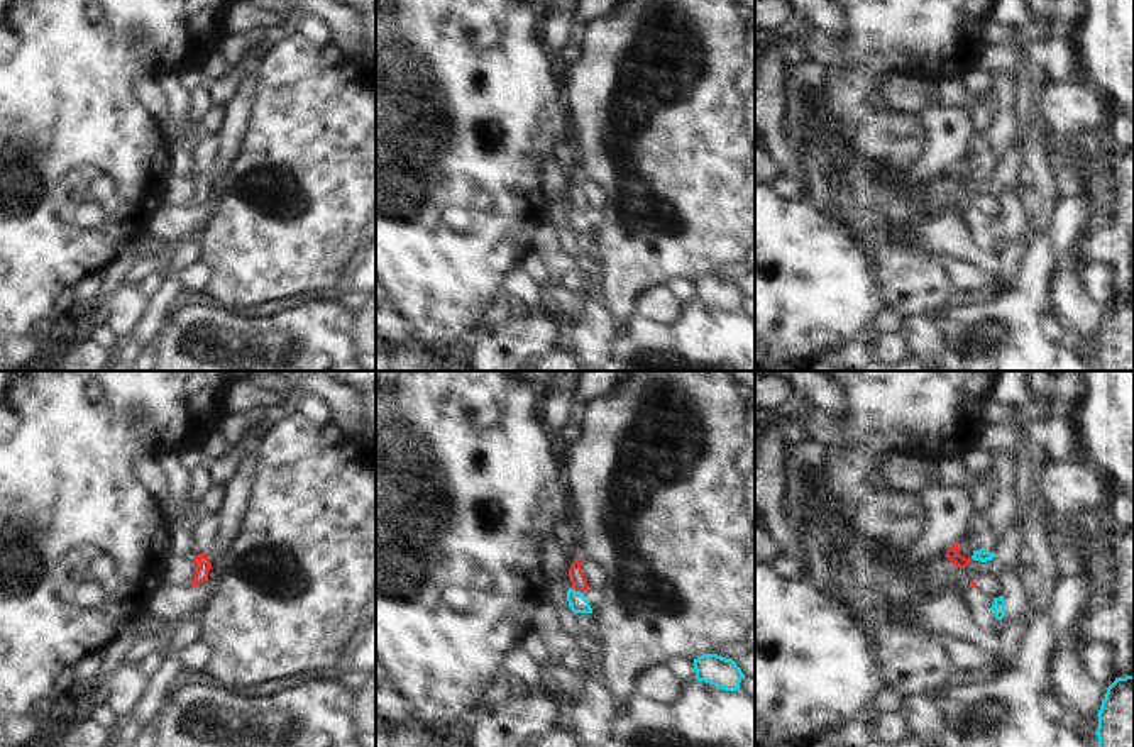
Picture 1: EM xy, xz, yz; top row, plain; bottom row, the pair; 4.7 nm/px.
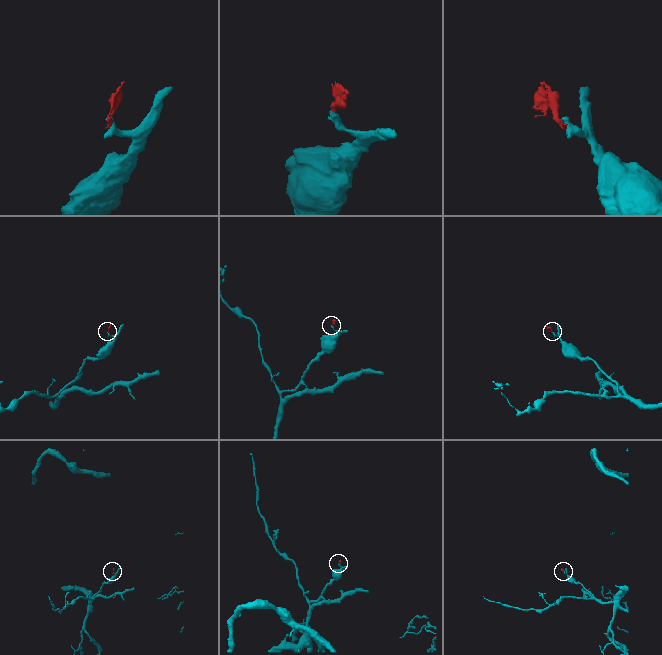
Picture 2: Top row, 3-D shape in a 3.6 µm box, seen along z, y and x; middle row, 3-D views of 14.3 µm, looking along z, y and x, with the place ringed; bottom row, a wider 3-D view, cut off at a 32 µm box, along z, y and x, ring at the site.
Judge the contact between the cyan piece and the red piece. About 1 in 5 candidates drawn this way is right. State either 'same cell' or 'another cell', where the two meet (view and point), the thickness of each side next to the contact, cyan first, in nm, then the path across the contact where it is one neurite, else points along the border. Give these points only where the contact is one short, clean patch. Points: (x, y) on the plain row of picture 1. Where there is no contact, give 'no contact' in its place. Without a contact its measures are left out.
another cell | xz (578, 212) | 90/80 nm | along xz (571, 207), (583, 214)

